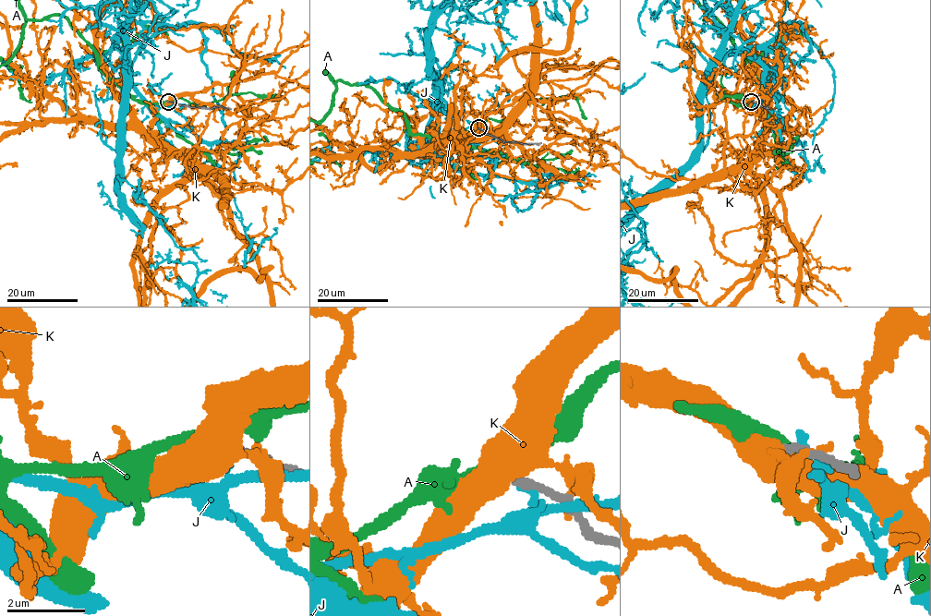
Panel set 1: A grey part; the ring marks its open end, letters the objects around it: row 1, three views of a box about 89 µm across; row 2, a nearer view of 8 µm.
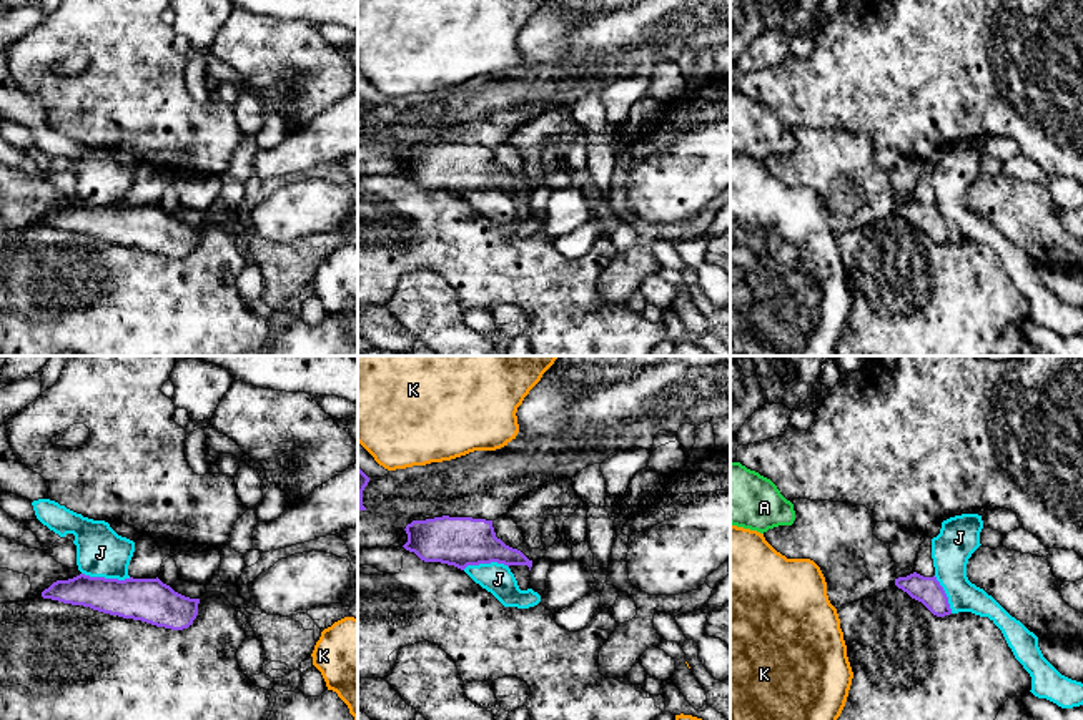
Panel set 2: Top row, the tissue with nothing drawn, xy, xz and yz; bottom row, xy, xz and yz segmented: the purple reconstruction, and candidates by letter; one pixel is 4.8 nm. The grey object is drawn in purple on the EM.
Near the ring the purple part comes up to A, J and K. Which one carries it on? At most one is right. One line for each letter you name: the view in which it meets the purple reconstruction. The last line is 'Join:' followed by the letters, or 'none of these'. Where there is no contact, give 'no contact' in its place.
Join: none of these

